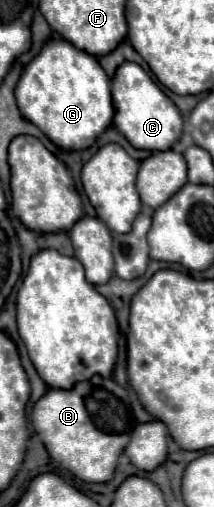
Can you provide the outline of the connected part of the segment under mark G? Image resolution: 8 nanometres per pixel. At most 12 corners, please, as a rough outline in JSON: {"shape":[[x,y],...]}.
{"shape":[[64,39],[16,103],[54,145],[92,147],[114,117],[98,59]]}

